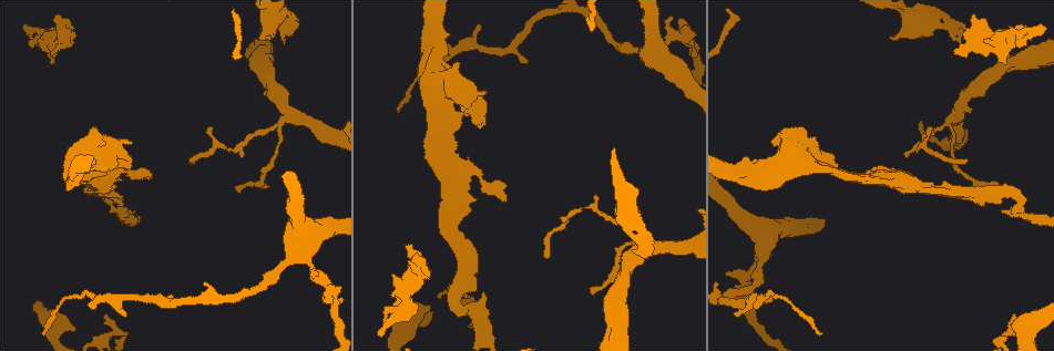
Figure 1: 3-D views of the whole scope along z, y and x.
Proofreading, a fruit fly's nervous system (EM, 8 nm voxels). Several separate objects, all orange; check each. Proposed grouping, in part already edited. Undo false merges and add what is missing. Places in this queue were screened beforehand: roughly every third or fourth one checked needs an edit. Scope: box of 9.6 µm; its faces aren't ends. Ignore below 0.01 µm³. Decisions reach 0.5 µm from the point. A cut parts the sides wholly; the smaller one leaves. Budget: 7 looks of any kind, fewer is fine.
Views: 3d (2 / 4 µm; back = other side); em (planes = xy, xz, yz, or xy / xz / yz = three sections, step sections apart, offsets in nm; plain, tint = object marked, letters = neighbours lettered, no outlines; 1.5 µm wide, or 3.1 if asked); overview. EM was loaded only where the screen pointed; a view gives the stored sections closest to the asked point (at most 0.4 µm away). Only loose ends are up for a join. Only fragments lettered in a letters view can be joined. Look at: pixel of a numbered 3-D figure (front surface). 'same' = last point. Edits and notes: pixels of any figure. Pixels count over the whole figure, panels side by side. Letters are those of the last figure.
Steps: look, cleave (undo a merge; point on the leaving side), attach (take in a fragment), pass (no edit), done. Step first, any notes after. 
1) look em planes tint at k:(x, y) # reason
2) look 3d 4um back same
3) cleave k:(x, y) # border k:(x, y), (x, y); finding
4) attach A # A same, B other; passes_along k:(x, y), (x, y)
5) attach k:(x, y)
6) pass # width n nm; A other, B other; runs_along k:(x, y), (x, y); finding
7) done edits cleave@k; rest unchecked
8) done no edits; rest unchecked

look em yz step 8 letters at 1:(29, 43) # an open end

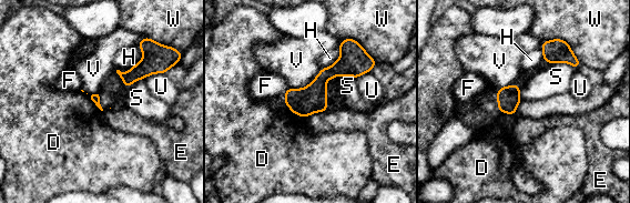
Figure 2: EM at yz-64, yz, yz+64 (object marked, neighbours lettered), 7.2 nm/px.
pass # D other, E other, F other, H other, S other, U other, V other, W other; runs_along 2:(346, 48), (346, 58), (294, 110); none of them fits

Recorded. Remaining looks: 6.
look 3d 2um at 1:(461, 264) # branch point

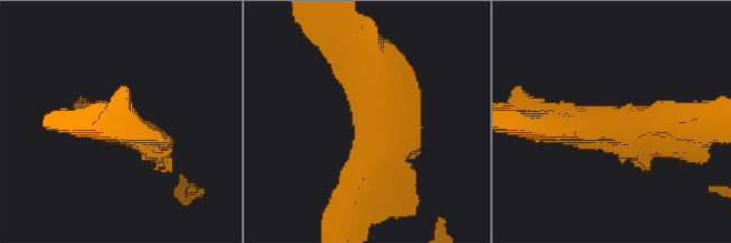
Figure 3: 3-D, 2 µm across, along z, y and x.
look em planes letters at 3:(608, 121)

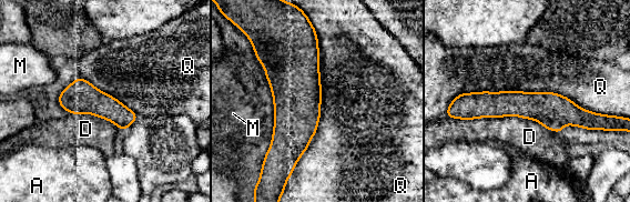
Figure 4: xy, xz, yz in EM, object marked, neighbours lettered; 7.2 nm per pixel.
pass # longest_contact Q 1100 nm; A other, D other, M other, Q other; border 4:(314, 27), (319, 120), (287, 179); one neuron here

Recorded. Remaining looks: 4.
look 3d 4um back at 1:(460, 116)

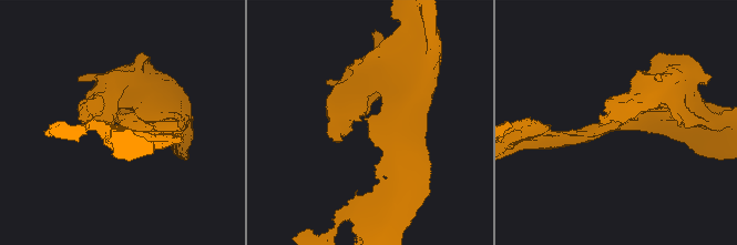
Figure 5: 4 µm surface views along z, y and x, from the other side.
look em planes letters at 5:(125, 122)

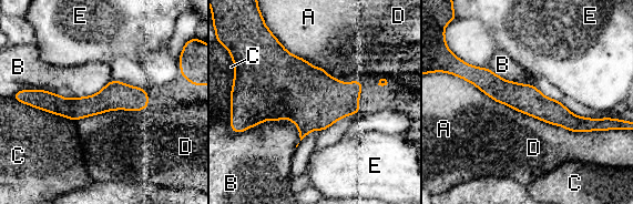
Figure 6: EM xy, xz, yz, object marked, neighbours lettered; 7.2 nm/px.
pass # A other, B other, C other, D other, E other; runs_along 6:(470, 78), (571, 122), (585, 122); one neuron here

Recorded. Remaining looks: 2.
done no edits; rest unchecked

